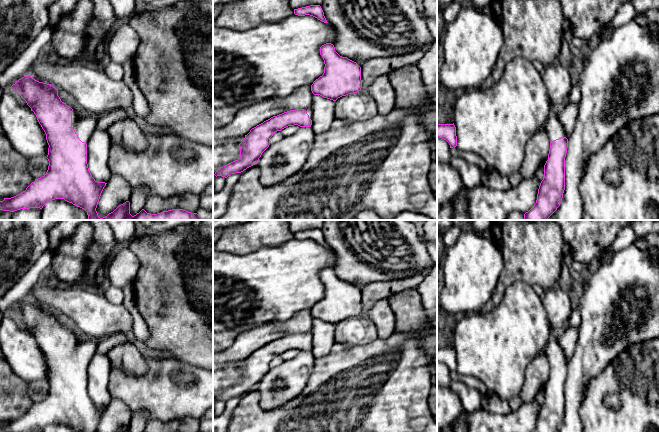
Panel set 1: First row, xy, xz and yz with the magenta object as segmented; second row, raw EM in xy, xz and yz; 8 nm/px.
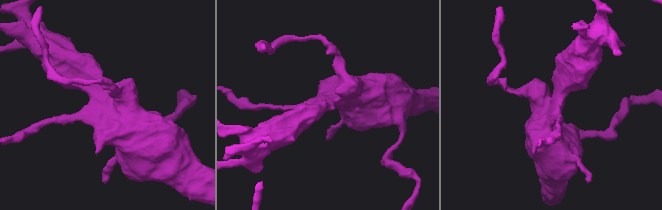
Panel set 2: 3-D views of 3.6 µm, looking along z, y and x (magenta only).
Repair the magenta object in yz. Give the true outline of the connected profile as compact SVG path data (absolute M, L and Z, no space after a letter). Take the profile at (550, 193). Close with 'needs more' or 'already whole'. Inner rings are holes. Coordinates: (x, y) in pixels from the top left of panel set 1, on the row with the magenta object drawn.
M551 112L545 123L550 149L544 165L544 177L540 183L534 206L524 214L524 220L547 220L560 206L565 190L565 157L568 137L559 119Z; needs more

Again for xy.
M30 75L19 79L10 87L19 94L37 117L46 134L49 145L47 159L49 166L46 174L35 179L25 191L0 201L0 210L14 212L20 209L40 208L52 200L64 199L73 205L84 209L89 220L203 220L197 213L183 209L172 209L157 214L147 213L142 209L132 216L130 202L119 205L113 212L100 218L96 211L105 182L97 182L91 175L87 164L87 144L90 136L96 130L98 116L94 114L81 116L71 107L61 101L58 89L51 84L39 82Z; needs more

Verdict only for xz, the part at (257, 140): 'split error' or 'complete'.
split error

